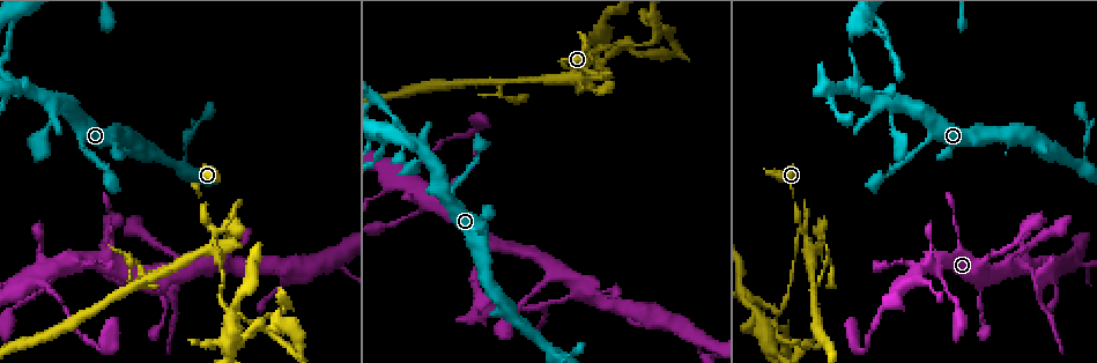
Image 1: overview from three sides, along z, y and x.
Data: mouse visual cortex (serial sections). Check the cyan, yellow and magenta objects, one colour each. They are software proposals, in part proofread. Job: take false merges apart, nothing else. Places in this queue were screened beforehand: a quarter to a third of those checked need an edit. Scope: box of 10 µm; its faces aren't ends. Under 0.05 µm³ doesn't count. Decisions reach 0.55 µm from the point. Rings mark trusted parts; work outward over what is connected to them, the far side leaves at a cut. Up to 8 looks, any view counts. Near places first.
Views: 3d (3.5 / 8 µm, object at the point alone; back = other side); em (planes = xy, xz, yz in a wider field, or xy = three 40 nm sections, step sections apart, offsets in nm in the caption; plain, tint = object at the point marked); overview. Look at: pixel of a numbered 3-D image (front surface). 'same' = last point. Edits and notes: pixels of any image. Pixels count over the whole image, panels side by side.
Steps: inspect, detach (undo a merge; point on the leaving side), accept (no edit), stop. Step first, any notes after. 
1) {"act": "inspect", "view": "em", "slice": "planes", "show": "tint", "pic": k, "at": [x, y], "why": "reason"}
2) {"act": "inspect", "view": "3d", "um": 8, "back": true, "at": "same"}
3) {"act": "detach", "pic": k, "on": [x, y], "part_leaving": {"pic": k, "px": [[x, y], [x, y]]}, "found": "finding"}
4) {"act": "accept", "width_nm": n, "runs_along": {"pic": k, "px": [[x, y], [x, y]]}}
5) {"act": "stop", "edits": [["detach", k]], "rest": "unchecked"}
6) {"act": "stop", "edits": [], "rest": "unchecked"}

{"act": "inspect", "view": "3d", "um": 3.5, "pic": 1, "at": [580, 281], "why": "sharp bend"}

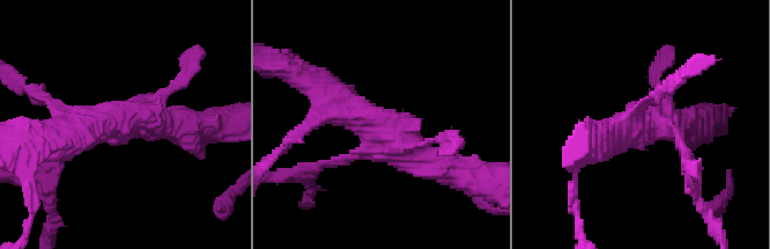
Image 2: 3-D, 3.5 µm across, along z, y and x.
{"act": "inspect", "view": "em", "slice": "xy", "step": 5, "show": "tint", "pic": 2, "at": [117, 120], "why": "now the EM"}

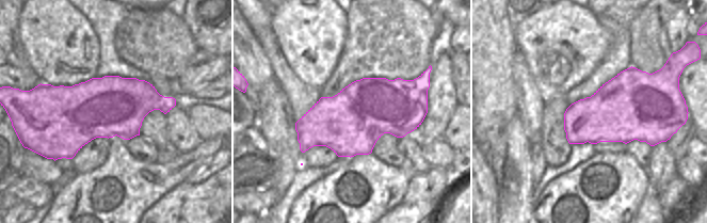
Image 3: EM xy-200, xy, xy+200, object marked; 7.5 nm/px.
{"act": "inspect", "view": "em", "slice": "xy", "step": 3, "show": "tint", "at": "same", "why": "another direction"}

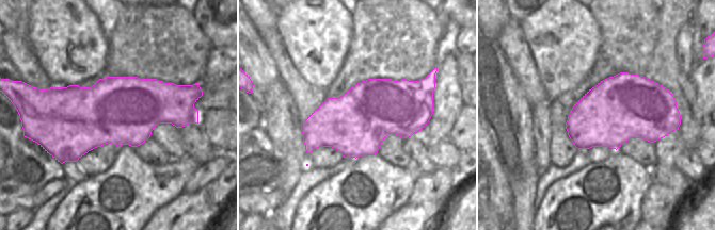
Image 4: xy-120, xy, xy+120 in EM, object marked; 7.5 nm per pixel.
{"act": "accept", "found": "one cell here"}

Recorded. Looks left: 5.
{"act": "inspect", "view": "3d", "um": 8, "pic": 1, "at": [802, 226]}

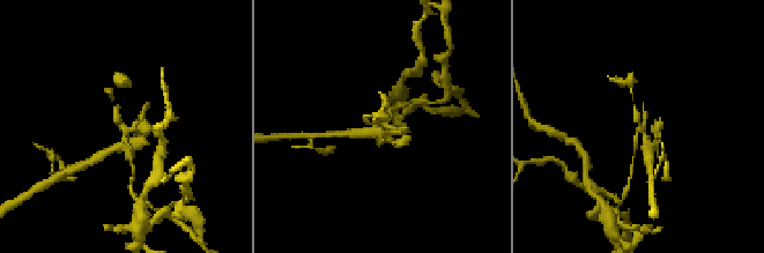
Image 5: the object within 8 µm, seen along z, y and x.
{"act": "inspect", "view": "3d", "um": 3.5, "at": "same", "why": "closer look"}

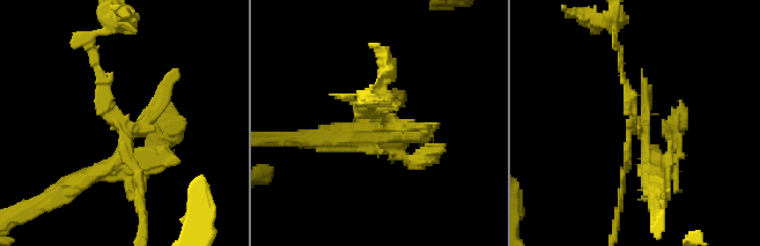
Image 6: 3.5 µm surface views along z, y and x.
{"act": "inspect", "view": "em", "slice": "xy", "step": 1, "show": "tint", "pic": 6, "at": [382, 118]}

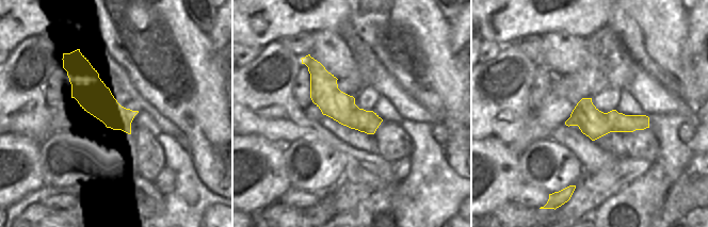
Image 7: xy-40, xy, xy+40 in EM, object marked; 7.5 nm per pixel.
{"act": "detach", "pic": 6, "on": [361, 125], "part_leaving": {"pic": 6, "px": [[388, 121], [384, 133], [317, 139]]}, "found": "a second cell is stuck on"}

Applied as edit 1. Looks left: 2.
{"act": "stop", "edits": [["detach", 6]], "rest": "unchecked"}

